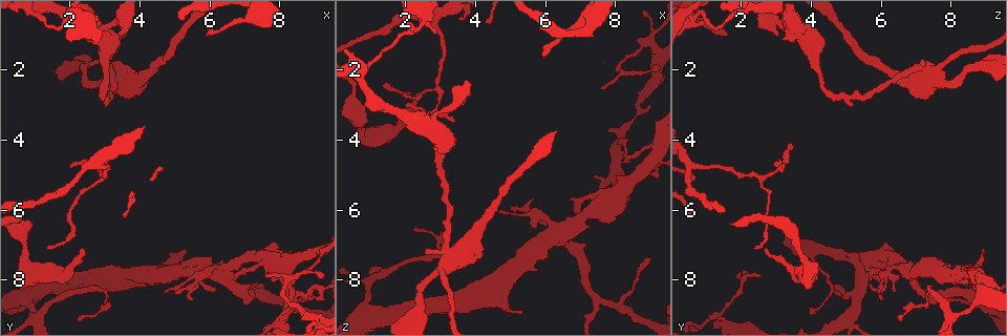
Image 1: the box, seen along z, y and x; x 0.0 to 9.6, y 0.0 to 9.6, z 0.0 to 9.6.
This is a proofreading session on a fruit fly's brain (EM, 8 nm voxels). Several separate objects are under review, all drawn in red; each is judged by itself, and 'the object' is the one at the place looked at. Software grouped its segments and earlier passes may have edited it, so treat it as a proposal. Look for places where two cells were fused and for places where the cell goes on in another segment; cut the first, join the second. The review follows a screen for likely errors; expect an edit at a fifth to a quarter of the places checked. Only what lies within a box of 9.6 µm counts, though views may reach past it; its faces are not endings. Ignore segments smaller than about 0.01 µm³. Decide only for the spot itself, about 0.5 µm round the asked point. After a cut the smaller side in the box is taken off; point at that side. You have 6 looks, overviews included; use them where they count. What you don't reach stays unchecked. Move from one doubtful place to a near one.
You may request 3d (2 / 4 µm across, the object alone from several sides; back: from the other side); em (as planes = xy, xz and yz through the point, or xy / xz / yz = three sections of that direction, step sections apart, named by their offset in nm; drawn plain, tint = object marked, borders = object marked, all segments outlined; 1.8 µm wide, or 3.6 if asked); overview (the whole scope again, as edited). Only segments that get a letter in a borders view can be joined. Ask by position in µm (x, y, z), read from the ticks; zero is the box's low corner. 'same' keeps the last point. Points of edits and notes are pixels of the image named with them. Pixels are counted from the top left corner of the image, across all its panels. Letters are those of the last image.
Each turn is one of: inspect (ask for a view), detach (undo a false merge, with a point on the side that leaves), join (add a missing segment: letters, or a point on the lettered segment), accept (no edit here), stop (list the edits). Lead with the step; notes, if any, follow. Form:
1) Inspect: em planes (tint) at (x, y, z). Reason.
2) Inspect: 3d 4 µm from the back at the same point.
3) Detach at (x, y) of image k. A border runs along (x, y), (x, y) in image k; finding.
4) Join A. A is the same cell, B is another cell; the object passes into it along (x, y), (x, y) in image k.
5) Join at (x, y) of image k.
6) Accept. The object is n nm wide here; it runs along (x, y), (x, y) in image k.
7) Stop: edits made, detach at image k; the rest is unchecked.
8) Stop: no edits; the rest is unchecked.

Inspect: em planes (borders) at (7.90, 7.05, 6.20). Free end.

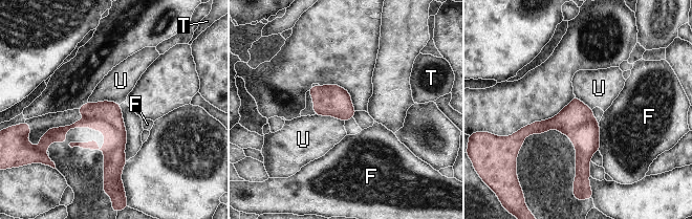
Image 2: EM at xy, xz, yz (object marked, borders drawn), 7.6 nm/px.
Accept. F, T and U are other cells; a border runs along (88, 102), (113, 101), (120, 104) in image 2; no lettered segment goes on from it.

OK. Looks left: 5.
Inspect: em xy step 4 (tint) at (3.00, 8.65, 7.30). Sharp bend.

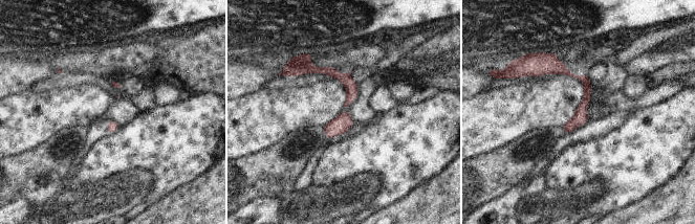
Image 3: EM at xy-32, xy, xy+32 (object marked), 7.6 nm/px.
Inspect: em xy step 4 (borders) at the same point. What lies round it.

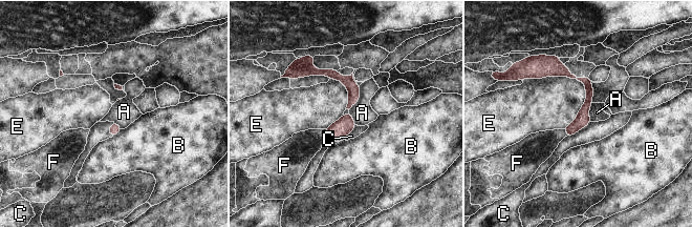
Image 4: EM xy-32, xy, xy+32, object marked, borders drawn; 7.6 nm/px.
Accept. A, B, C, E and F are other cells; continuous, no second cell.

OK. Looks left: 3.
Inspect: em xy step 4 (borders) at (0.90, 9.05, 8.10).

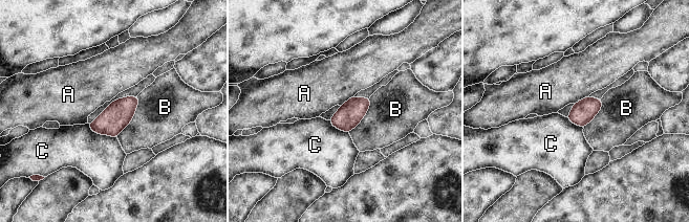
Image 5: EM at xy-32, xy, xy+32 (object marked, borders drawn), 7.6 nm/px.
Accept. A, B and C are other cells; a border runs along (588, 94), (574, 104) in image 5; continuous, no second cell.

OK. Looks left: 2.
Stop: no edits; the rest is unchecked.

